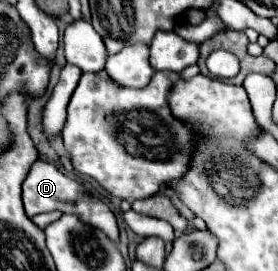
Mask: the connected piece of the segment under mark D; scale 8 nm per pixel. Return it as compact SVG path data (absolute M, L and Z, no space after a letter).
M36 160L32 164L32 168L22 184L22 200L24 200L24 210L26 210L28 218L42 214L42 212L52 212L52 210L60 210L62 214L76 214L76 216L80 216L80 220L84 224L88 224L96 230L102 230L114 244L120 242L120 232L118 232L118 224L116 224L112 210L100 198L90 196L82 184L64 176L56 166L48 164L44 160Z

